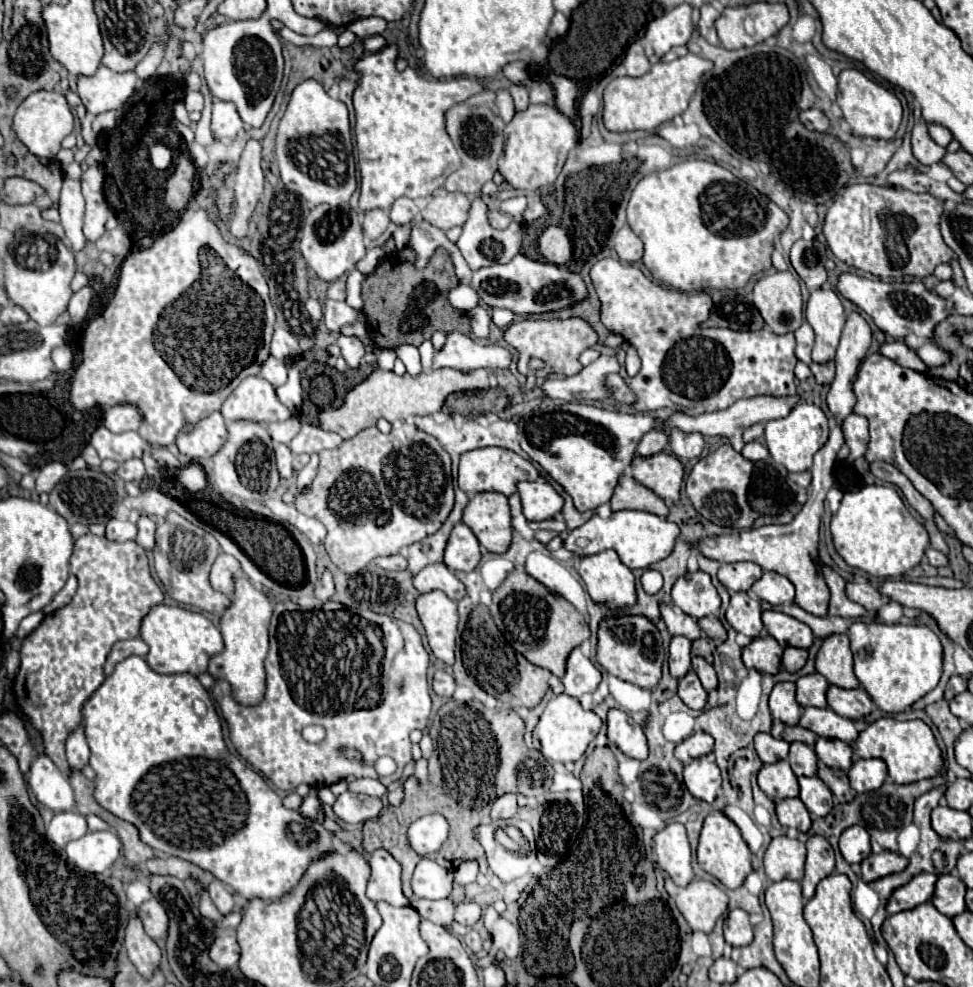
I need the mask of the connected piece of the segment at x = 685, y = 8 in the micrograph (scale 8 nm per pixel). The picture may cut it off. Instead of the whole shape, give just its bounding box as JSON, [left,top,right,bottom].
[641,5,691,55]

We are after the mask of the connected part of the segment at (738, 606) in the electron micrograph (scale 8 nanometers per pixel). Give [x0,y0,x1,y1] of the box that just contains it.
[725,593,763,639]

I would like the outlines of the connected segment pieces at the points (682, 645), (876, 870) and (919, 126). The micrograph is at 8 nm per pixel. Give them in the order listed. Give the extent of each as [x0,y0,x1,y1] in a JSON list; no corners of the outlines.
[[669,637,691,679],[861,851,907,883],[911,121,947,165]]

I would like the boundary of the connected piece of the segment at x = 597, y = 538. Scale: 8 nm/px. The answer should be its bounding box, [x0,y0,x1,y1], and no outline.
[563,511,679,569]

